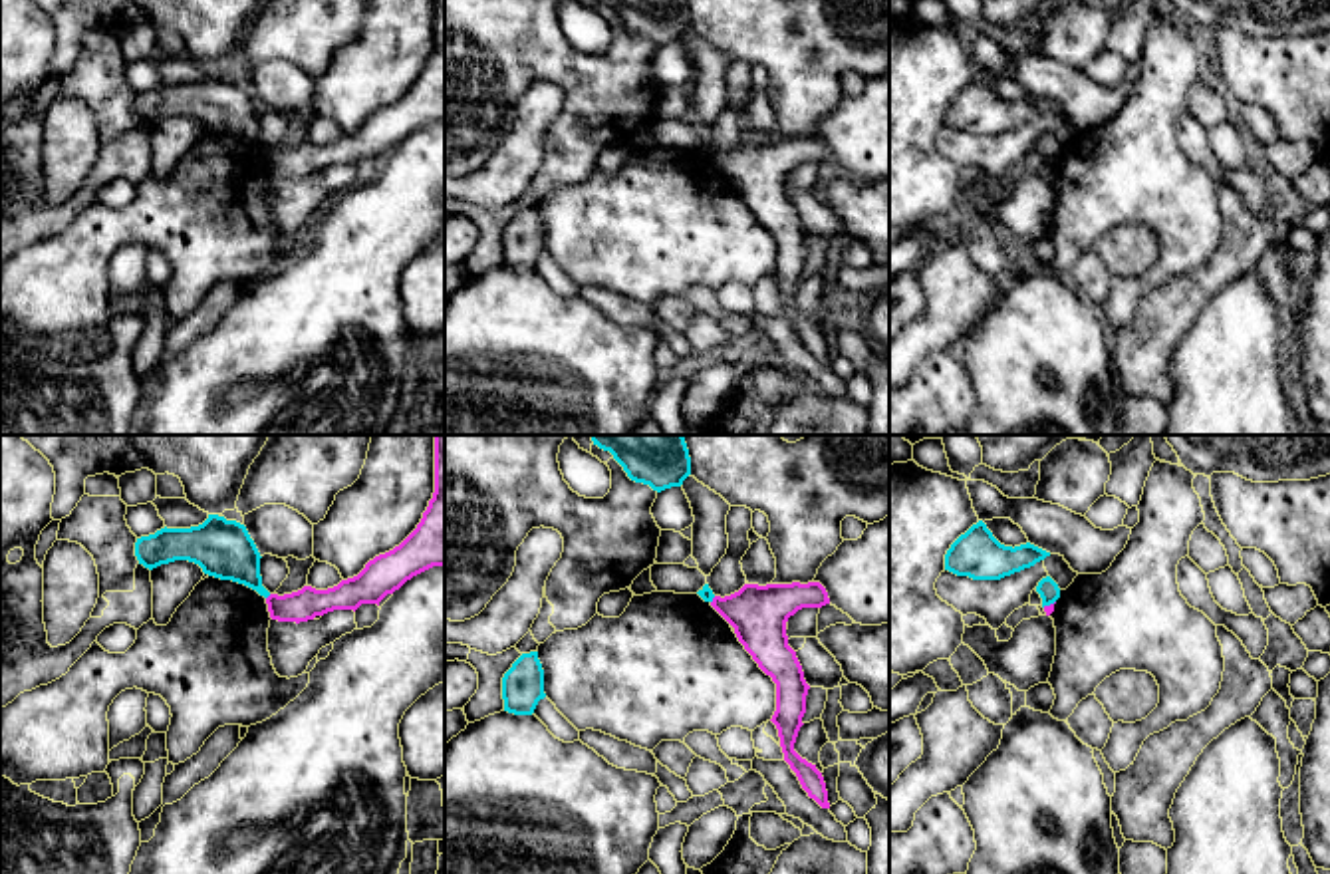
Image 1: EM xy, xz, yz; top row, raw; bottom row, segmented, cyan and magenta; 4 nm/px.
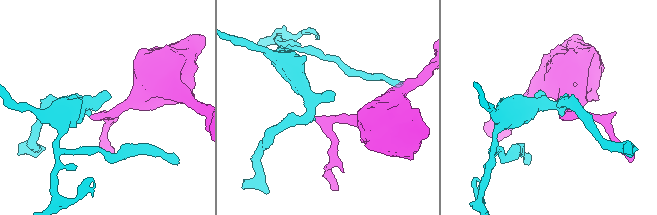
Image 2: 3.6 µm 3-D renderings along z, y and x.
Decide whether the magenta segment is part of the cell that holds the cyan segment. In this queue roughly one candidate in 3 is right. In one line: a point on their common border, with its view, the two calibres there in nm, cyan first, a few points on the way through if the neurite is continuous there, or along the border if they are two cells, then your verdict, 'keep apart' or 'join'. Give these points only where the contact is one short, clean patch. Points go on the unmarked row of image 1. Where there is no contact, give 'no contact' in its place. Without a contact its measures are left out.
contact yz (1049, 159); calibres 90 and 40 nm; border yz (1055, 155), (1043, 161); keep apart

